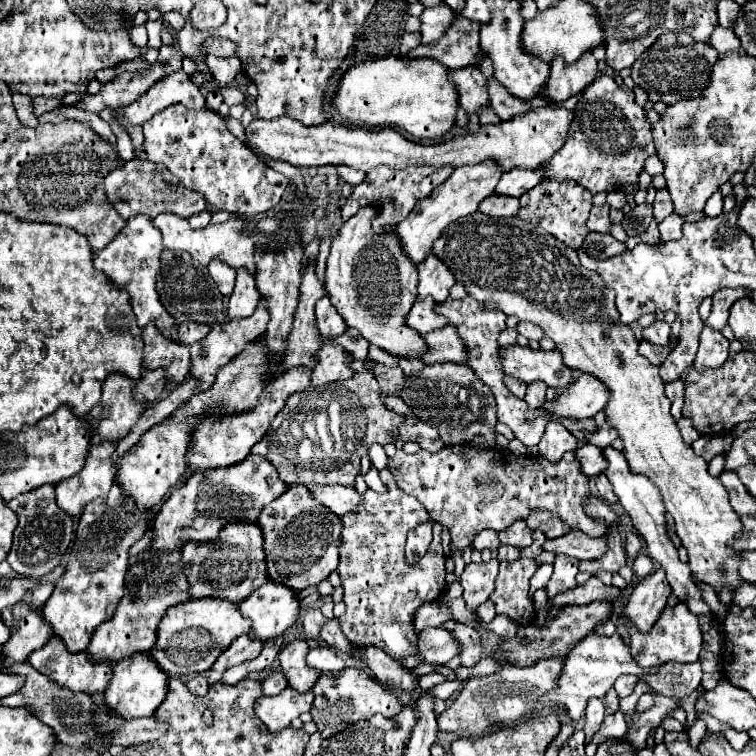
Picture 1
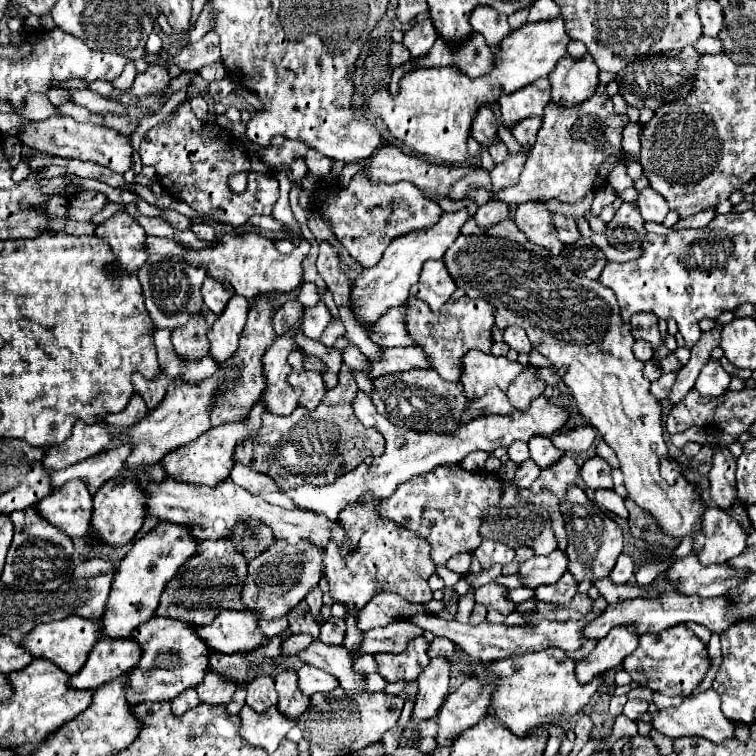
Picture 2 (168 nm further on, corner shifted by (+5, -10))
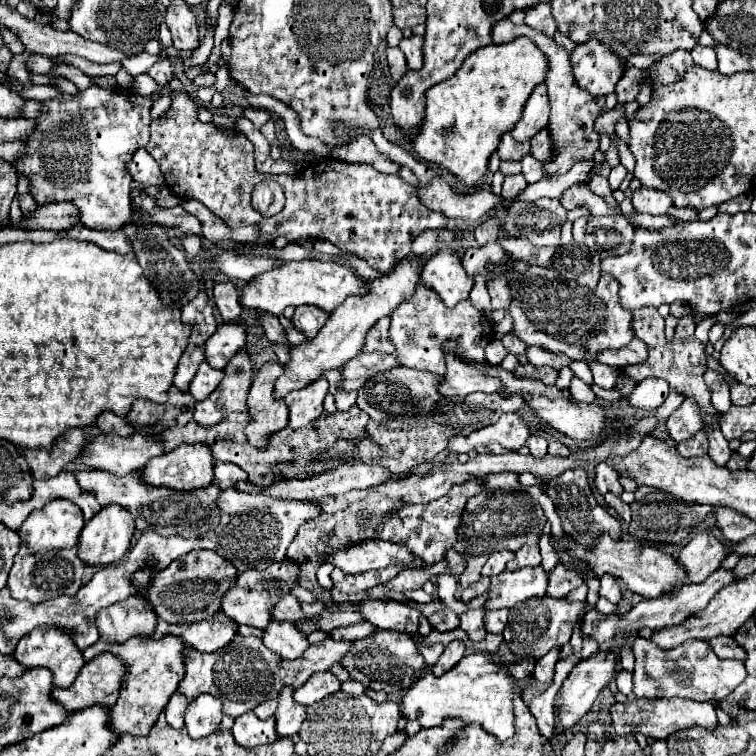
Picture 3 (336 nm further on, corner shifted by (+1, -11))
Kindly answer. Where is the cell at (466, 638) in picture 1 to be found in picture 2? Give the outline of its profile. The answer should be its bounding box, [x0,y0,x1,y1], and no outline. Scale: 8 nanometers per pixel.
[427,637,457,661]

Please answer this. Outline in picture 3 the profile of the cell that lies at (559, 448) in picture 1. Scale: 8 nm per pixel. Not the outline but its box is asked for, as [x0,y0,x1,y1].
[527,434,547,458]

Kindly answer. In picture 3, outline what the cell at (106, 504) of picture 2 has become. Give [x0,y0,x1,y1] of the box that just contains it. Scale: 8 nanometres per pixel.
[79,504,135,566]

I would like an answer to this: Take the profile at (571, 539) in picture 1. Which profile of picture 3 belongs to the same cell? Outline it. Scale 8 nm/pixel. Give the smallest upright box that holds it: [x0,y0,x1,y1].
[485,566,549,608]

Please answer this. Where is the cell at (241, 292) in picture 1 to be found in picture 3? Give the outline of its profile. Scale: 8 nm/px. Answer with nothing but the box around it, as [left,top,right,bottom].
[205,322,247,370]

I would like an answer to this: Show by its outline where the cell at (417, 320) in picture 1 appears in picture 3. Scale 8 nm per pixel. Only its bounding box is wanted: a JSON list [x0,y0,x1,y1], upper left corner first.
[365,316,395,352]

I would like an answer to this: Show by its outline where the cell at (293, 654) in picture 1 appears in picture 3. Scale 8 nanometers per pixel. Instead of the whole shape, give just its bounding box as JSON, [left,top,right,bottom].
[275,686,305,736]

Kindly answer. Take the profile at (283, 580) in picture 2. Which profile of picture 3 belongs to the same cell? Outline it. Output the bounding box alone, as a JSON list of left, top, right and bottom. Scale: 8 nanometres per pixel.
[223,558,301,630]

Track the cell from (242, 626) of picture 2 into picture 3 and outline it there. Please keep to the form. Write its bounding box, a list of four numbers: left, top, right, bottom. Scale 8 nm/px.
[153,618,237,652]

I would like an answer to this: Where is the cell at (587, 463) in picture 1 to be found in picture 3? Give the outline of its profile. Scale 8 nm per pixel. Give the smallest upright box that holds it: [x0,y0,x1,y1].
[593,462,623,496]

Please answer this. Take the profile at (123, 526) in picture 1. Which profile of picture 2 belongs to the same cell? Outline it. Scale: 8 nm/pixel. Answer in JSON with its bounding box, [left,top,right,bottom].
[21,617,101,675]

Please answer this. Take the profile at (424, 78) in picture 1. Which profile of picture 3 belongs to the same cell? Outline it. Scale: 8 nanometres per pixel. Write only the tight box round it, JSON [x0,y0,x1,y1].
[411,36,547,186]

